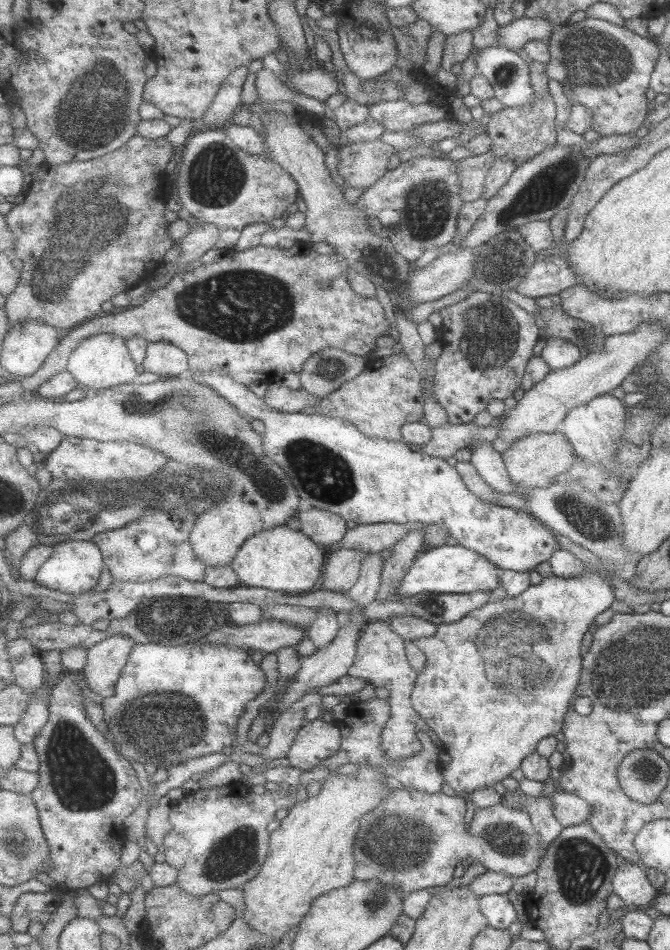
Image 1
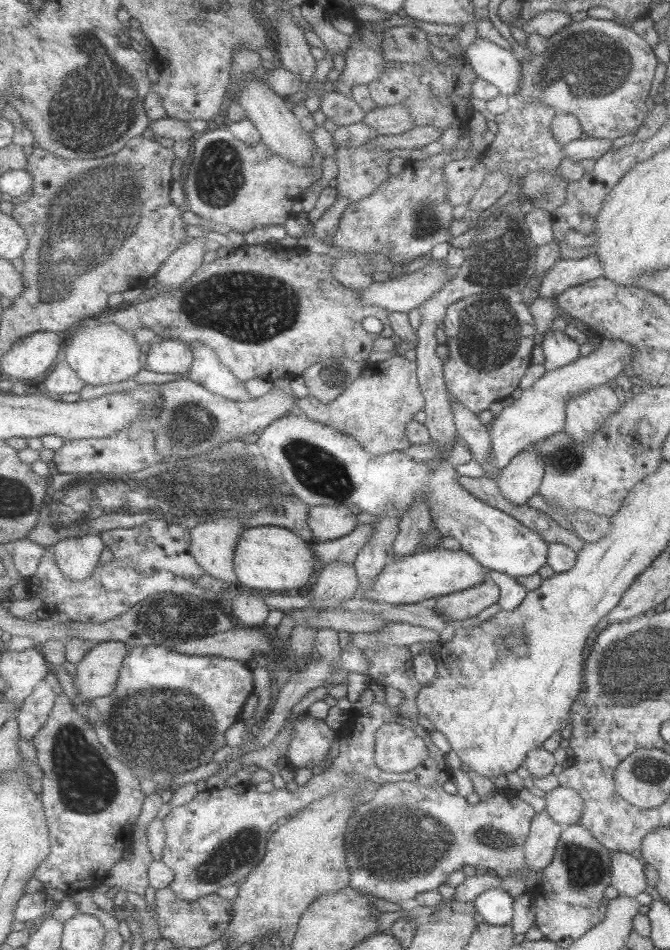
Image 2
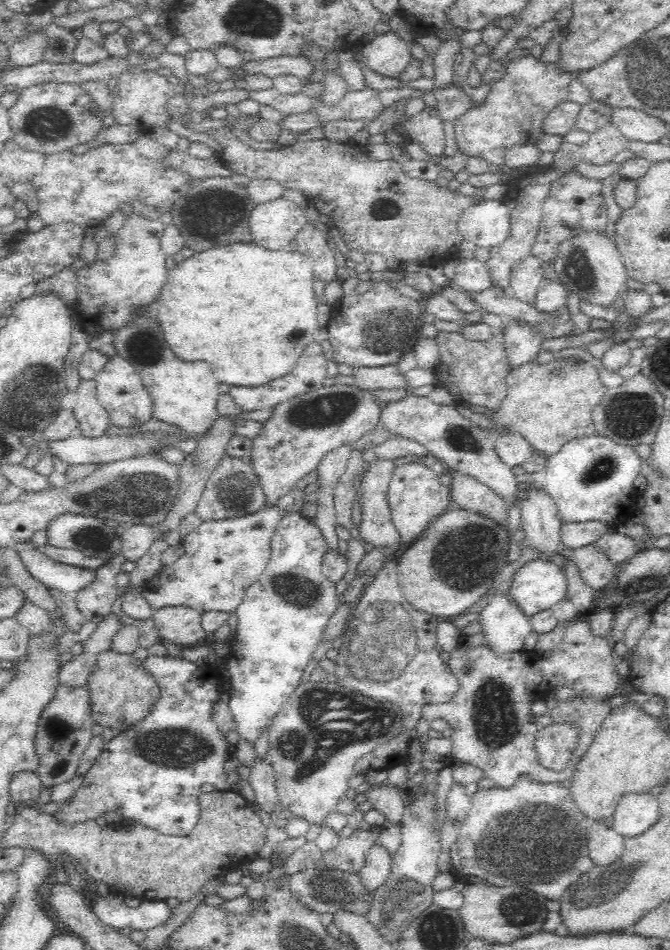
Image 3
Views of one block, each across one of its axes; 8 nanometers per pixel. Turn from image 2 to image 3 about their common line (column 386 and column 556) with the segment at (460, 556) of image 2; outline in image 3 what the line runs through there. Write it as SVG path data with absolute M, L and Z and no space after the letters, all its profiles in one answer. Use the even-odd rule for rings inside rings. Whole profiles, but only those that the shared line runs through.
M539 558L526 563L516 570L515 575L512 577L512 582L505 584L503 588L511 604L515 604L523 614L531 617L564 599L567 591L567 582L564 572L557 566Z

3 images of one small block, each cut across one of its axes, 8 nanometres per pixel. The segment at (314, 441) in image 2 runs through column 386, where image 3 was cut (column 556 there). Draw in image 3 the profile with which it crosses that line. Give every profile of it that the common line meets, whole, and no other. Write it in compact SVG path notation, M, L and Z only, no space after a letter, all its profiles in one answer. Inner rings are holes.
M598 434L578 436L562 446L558 454L548 458L545 479L540 484L541 490L549 495L563 523L602 523L609 530L616 531L619 526L630 522L637 516L638 500L641 493L634 487L636 476L641 474L642 457L634 447L617 444L614 440Z

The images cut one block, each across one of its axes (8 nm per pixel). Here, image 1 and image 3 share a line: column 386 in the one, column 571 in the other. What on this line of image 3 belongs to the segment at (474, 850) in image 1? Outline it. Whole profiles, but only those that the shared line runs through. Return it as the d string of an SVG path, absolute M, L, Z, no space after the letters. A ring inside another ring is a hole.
M522 776L510 788L478 789L470 800L466 820L450 848L454 873L473 876L494 886L528 888L549 901L559 901L568 887L595 866L587 850L583 814L575 807L569 789L561 784L540 784Z

